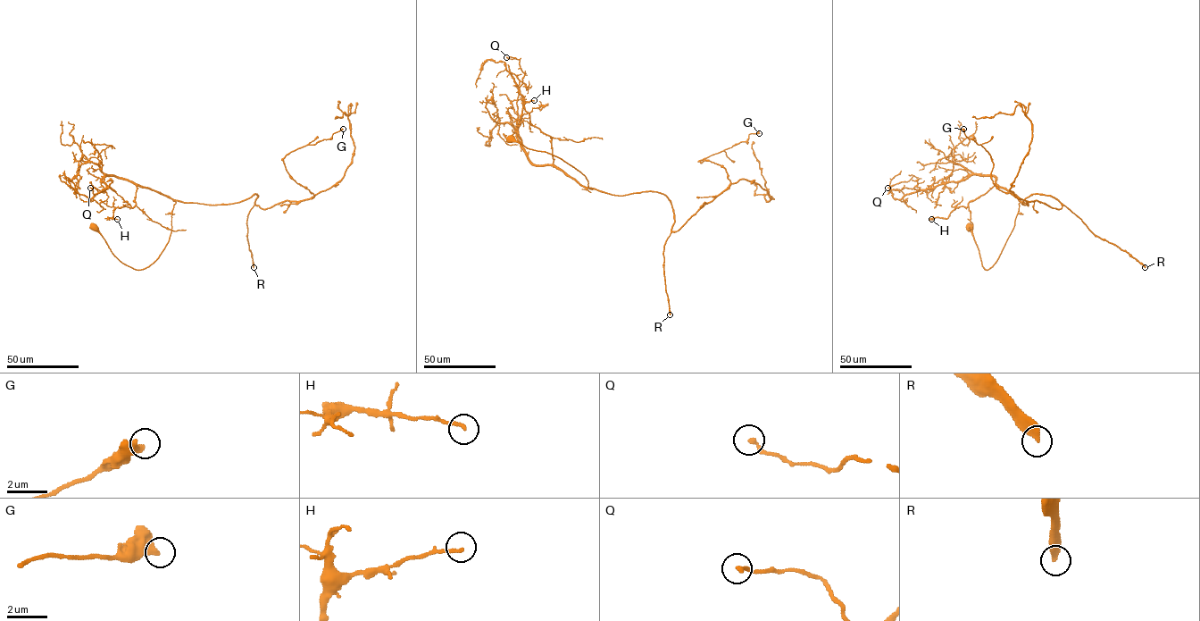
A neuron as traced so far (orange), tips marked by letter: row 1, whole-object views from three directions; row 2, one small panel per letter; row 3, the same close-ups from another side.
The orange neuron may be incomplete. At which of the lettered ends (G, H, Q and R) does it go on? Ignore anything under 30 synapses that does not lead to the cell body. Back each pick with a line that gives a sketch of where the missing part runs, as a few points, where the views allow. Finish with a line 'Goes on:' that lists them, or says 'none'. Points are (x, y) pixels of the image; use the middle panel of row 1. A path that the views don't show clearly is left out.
Goes on: R

